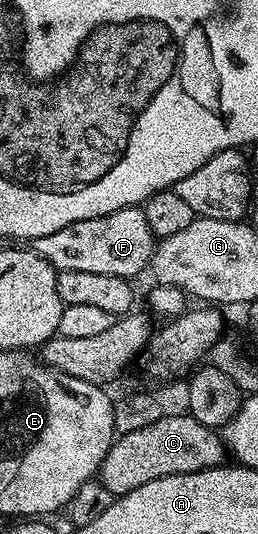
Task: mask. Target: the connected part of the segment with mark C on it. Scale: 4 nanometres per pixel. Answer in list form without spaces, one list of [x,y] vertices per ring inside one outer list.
[[[168,413],[157,420],[157,424],[148,424],[145,428],[137,428],[137,432],[116,437],[97,475],[112,496],[133,492],[141,488],[141,484],[149,484],[149,480],[161,480],[161,476],[201,472],[224,465],[225,443],[220,431],[201,424],[190,413],[182,413]]]

